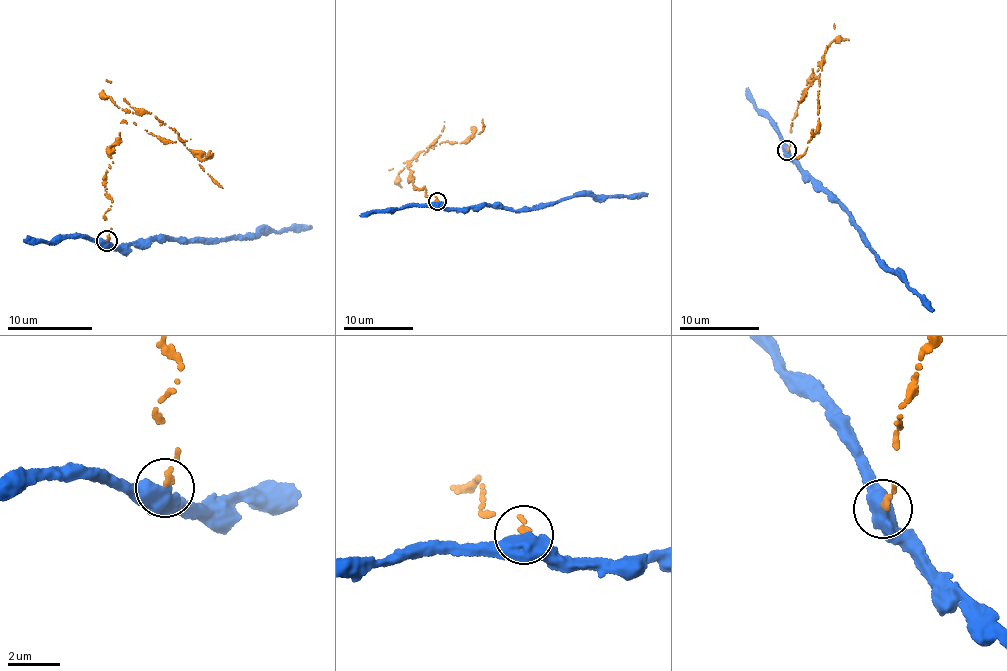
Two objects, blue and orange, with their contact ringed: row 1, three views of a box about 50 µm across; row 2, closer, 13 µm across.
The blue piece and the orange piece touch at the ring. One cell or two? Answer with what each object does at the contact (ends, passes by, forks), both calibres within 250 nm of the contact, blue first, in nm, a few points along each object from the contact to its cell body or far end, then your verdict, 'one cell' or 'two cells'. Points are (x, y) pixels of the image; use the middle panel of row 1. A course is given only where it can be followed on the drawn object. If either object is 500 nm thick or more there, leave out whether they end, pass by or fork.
blue passes by | orange ends | 460/240 nm | blue via (436, 201), (458, 210), (496, 202), (507, 209), (530, 208), (590, 193), (601, 197), (633, 193), (647, 196) | orange via (435, 200), (425, 196), (424, 186), (412, 182), (408, 164), (425, 148), (460, 143), (480, 133), (483, 119) | two cells

